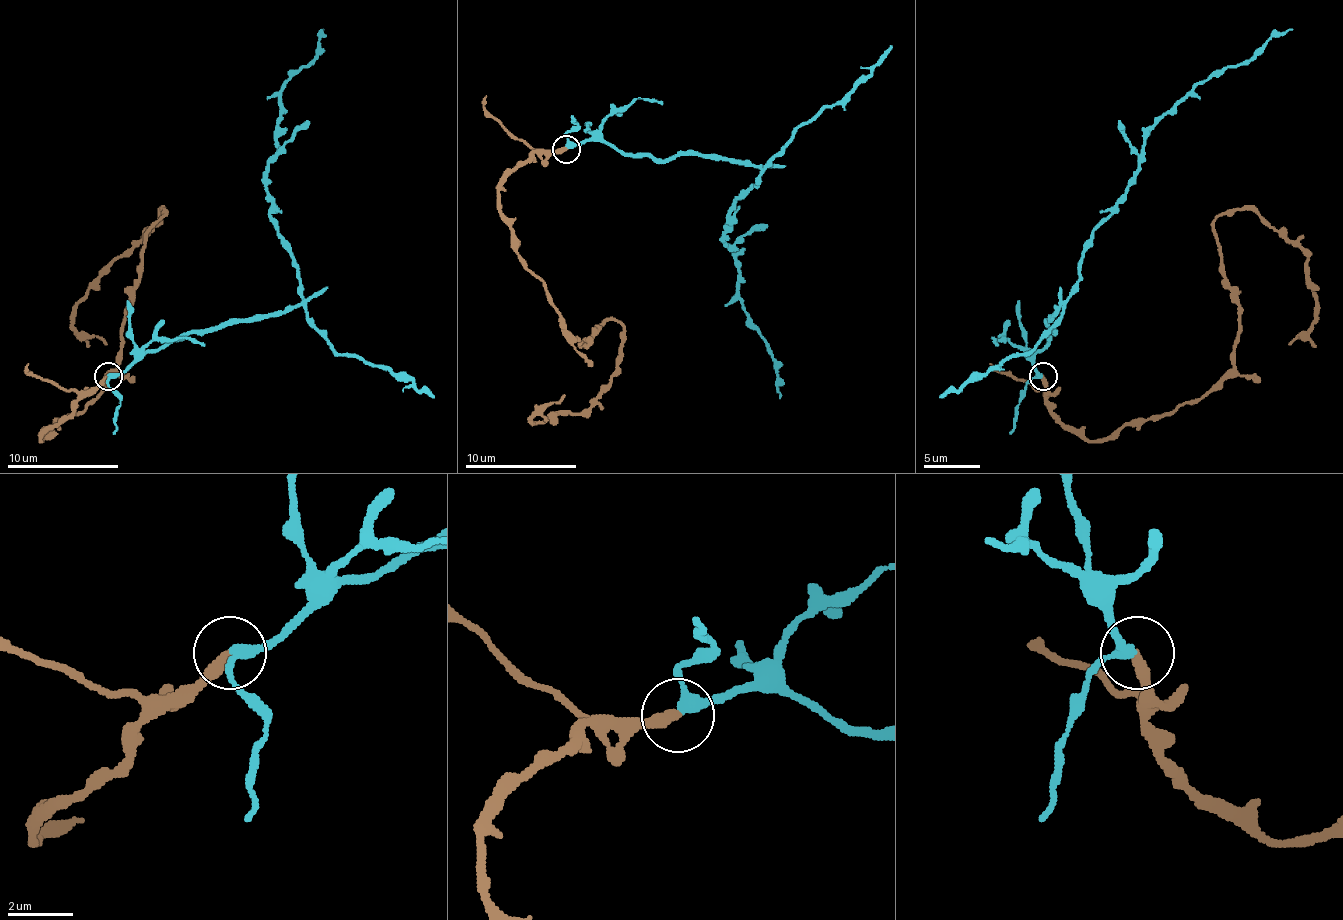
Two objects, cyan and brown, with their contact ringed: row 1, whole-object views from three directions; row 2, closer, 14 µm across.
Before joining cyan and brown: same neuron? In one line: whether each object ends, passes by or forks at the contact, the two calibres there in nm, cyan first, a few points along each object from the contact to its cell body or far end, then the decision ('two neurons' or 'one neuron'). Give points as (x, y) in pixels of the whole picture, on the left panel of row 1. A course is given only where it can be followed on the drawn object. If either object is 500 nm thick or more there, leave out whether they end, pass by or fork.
cyan passes by; brown ends; calibres 280 and 360 nm; course cyan (107, 377), (199, 329), (258, 321), (303, 301), (266, 192), (280, 89), (314, 58), (322, 30); course brown (107, 377), (42, 441), (84, 408), (118, 366), (124, 310), (163, 209), (76, 307), (73, 326), (107, 343); one neuron

